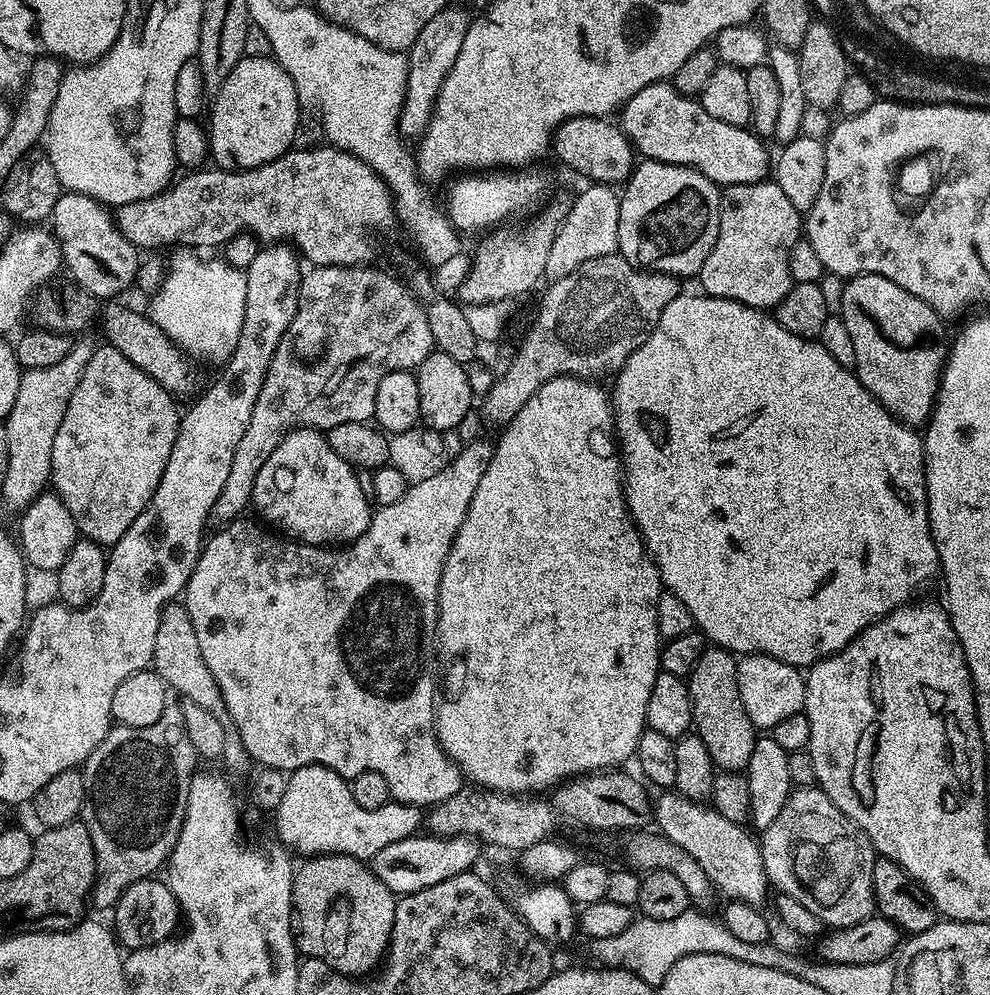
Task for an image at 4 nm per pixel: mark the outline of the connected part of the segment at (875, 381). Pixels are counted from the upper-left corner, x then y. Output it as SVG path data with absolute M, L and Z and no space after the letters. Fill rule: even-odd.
M867 272L865 276L853 276L842 290L840 320L846 322L850 338L854 338L854 371L866 386L869 394L891 412L897 420L908 426L924 426L936 405L936 391L940 388L940 376L944 373L944 362L948 358L949 345L944 344L942 317L922 298L914 298L910 290L902 290L898 282Z

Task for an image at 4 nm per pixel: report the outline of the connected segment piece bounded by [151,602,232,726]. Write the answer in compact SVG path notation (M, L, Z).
M183 603L165 604L160 621L158 635L154 637L154 654L151 667L162 677L165 685L173 693L194 706L202 706L202 710L210 710L214 718L224 725L231 725L232 719L226 710L226 702L222 698L222 690L218 682L214 682L214 674L210 674L210 666L206 666L206 658L202 658L202 649L198 647L198 637L194 634L194 622L190 622L190 614Z

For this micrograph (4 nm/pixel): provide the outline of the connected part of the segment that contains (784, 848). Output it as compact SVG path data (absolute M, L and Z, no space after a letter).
M818 786L796 788L793 790L788 796L786 806L782 806L782 814L778 814L778 818L774 818L774 822L770 822L770 826L763 829L758 843L760 846L760 853L762 854L764 869L768 875L769 885L771 885L777 893L785 892L786 894L790 894L790 898L798 898L798 902L802 902L802 906L806 906L806 910L810 910L810 914L818 914L820 921L829 929L854 926L858 922L865 920L868 916L873 915L874 901L872 898L872 879L874 878L874 862L876 861L878 853L876 849L872 847L868 835L866 835L853 820L846 818L846 814L842 814L842 810L835 808L832 804L832 799Z

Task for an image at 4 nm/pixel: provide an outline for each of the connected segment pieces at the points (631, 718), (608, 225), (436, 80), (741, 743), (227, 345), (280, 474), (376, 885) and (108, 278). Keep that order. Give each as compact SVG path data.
M559 376L546 382L537 392L518 410L518 414L503 429L500 441L495 441L492 457L486 466L486 474L482 474L482 482L478 482L478 490L474 490L474 498L468 507L466 518L450 546L450 554L444 563L440 589L438 590L438 660L442 665L442 691L438 696L436 706L436 737L440 740L442 750L460 768L461 773L473 785L489 788L492 792L507 792L509 794L544 794L554 788L556 784L563 783L576 775L595 774L601 770L612 770L623 760L631 761L636 755L638 738L646 727L646 702L650 702L650 690L654 690L656 675L662 671L660 667L660 649L662 637L658 630L658 598L662 591L660 582L660 569L657 568L648 549L644 546L644 538L636 528L632 516L628 512L628 503L624 501L624 481L622 479L622 456L618 451L617 441L614 439L614 417L612 414L612 401L607 391L600 389L599 383L590 380L581 380L578 376Z
M595 182L587 185L588 189L573 199L572 209L566 214L550 246L550 255L546 261L545 277L549 281L562 278L582 262L594 258L613 255L618 249L618 214L620 213L620 196L615 187Z
M455 6L443 8L441 12L434 14L434 18L430 18L430 22L426 22L426 26L422 26L422 34L418 34L418 38L408 49L408 77L400 114L401 137L423 136L432 113L436 111L440 87L444 84L446 74L450 74L450 66L454 66L454 58L458 58L458 50L462 50L469 23L470 15L468 16L466 9Z
M705 647L691 672L686 677L690 706L692 707L692 728L695 735L706 742L713 765L722 772L743 773L754 751L758 729L750 722L746 706L742 706L742 694L738 694L737 657L724 648Z
M180 250L167 265L164 281L160 283L151 297L152 321L173 340L189 357L201 356L204 360L213 360L216 366L223 365L232 357L232 351L238 346L238 334L242 334L242 318L246 314L246 278L239 268L230 266L227 260L203 260L203 255Z
M293 428L258 470L252 504L273 524L273 529L285 528L287 535L301 544L348 546L368 529L373 513L368 508L369 493L358 486L356 473L357 469L334 454L323 431Z
M337 852L307 857L292 878L292 922L299 955L321 960L343 976L367 977L381 967L392 942L398 899L365 861Z
M65 191L54 202L54 210L50 217L50 231L60 244L60 258L63 267L73 276L75 283L83 291L97 298L116 298L119 292L124 292L128 287L136 284L136 274L140 271L142 263L141 253L122 235L113 213L109 211L100 201L90 198L81 192Z

